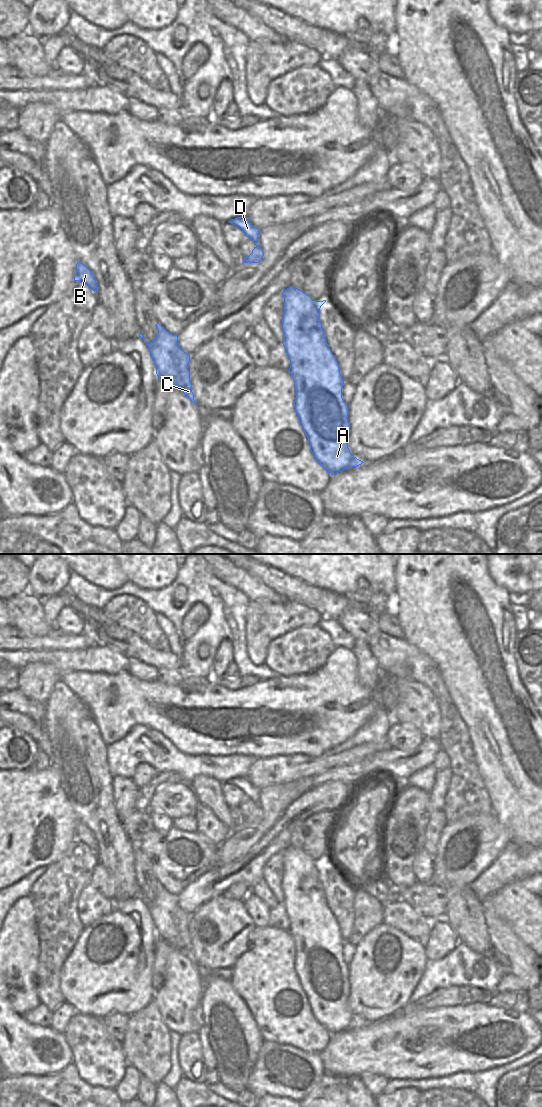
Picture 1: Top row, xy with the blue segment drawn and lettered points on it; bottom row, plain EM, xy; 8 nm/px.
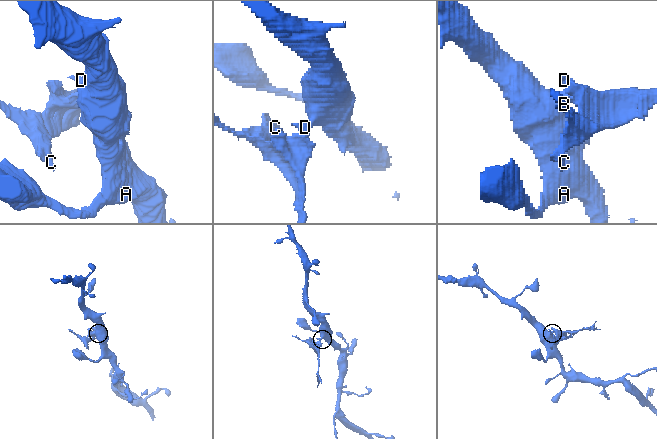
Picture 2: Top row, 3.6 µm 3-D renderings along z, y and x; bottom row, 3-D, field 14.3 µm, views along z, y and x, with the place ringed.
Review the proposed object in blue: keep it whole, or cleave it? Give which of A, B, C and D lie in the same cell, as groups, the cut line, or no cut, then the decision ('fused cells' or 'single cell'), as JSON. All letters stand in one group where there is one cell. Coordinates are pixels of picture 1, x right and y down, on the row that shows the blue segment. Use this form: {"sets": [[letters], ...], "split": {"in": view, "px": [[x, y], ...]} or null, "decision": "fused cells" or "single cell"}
{"sets": [["A"], ["B", "C", "D"]], "split": {"in": "xy", "px": [[251, 253], [248, 261]]}, "decision": "fused cells"}

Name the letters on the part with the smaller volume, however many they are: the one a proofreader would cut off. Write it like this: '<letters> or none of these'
B, C, D

